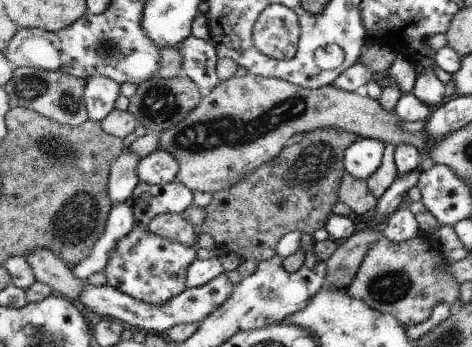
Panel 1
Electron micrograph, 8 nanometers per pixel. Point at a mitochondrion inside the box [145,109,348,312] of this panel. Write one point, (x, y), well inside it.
(306, 170)

